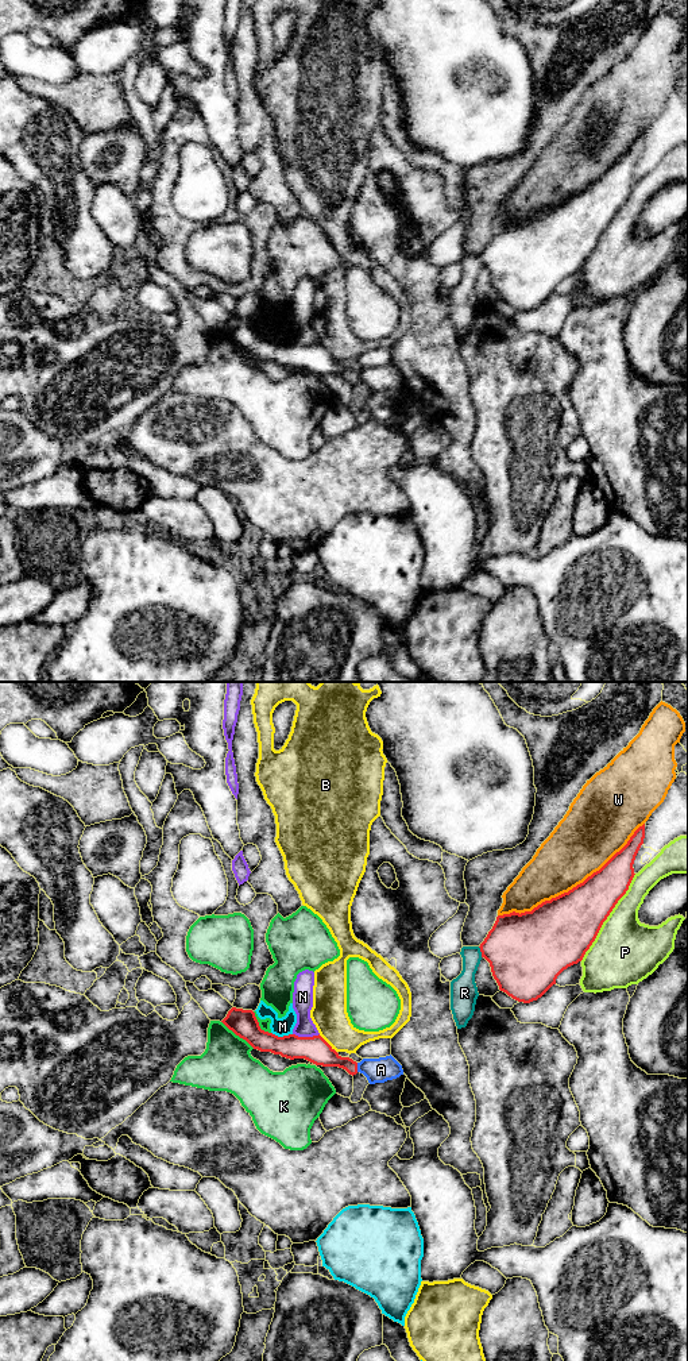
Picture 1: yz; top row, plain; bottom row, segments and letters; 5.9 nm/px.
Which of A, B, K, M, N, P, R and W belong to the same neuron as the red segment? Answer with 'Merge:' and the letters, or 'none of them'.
Merge: A

